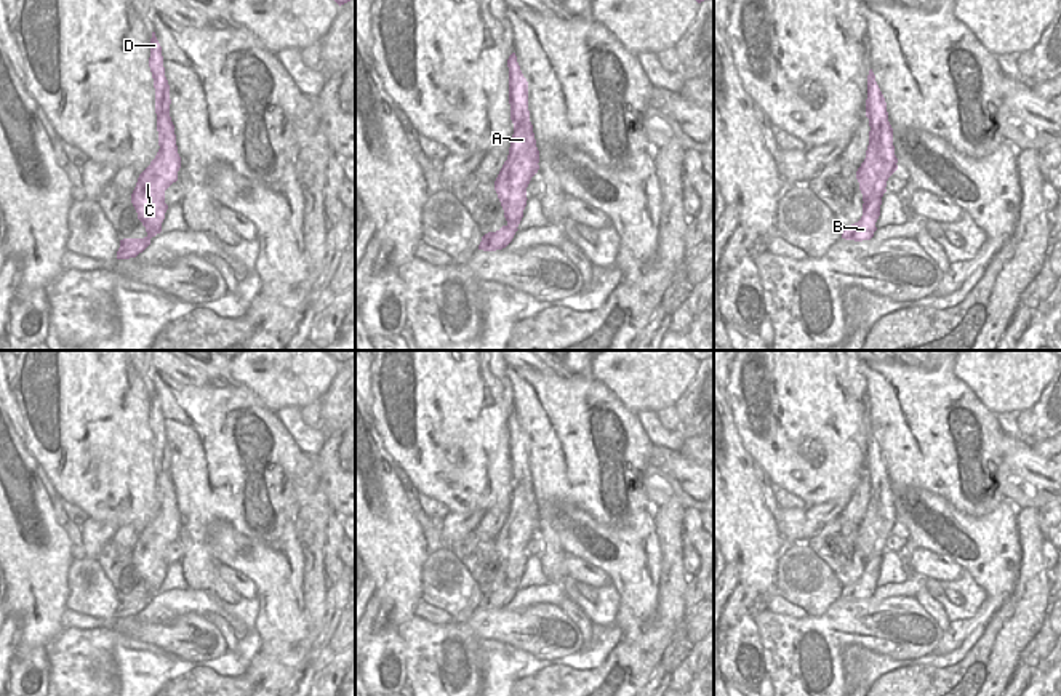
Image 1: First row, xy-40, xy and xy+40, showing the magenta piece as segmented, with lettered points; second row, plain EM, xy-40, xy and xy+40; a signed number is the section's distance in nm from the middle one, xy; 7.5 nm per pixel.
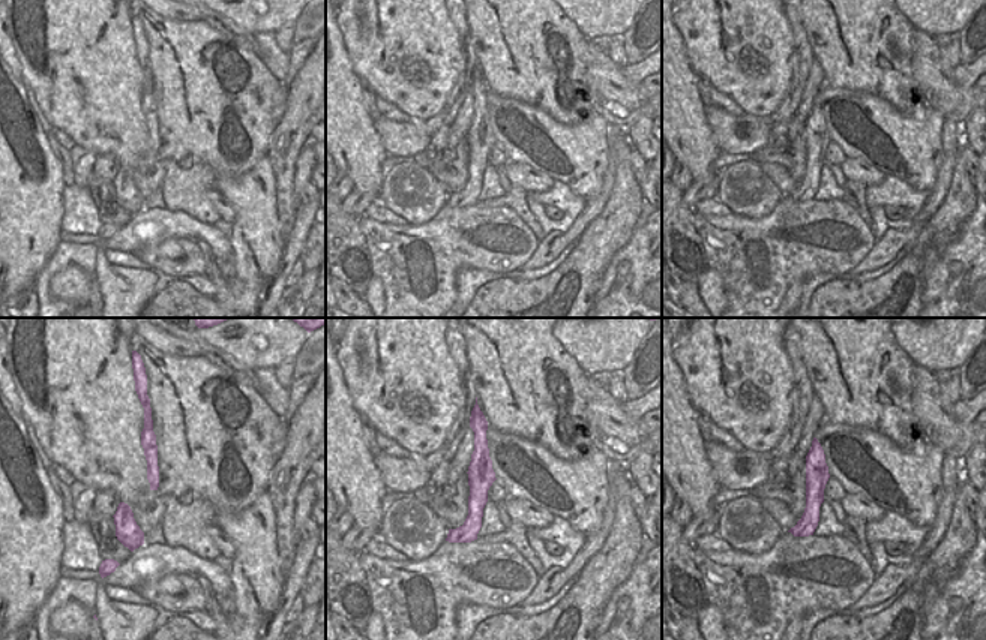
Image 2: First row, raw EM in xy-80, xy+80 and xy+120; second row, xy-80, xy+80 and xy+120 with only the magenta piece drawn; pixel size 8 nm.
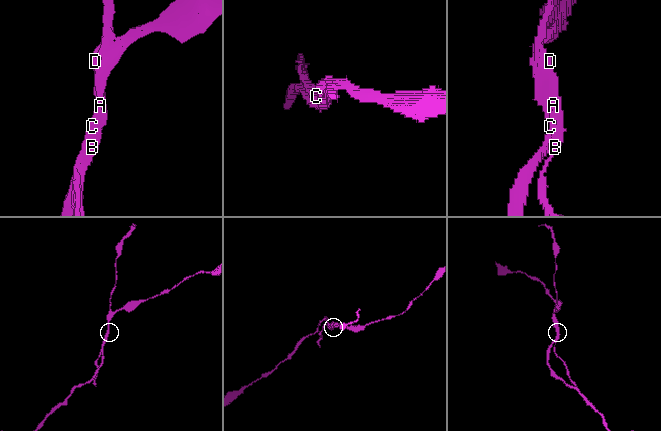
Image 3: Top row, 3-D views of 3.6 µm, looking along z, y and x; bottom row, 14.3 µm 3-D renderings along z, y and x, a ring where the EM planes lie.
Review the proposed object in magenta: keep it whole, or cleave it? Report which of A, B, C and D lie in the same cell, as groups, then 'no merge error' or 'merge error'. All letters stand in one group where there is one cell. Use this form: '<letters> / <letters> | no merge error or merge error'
A B D / C | merge error

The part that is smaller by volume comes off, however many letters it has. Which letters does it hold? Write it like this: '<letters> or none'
A, B, D

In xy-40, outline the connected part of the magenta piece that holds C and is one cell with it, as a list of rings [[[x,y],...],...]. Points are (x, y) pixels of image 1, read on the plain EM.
[[[163,470],[157,474],[157,490],[162,514],[154,517],[139,533],[131,552],[131,562],[138,571],[138,578],[146,586],[149,595],[162,590],[162,581],[168,568],[165,549],[178,539],[178,530],[181,526],[174,483],[170,472]]]

